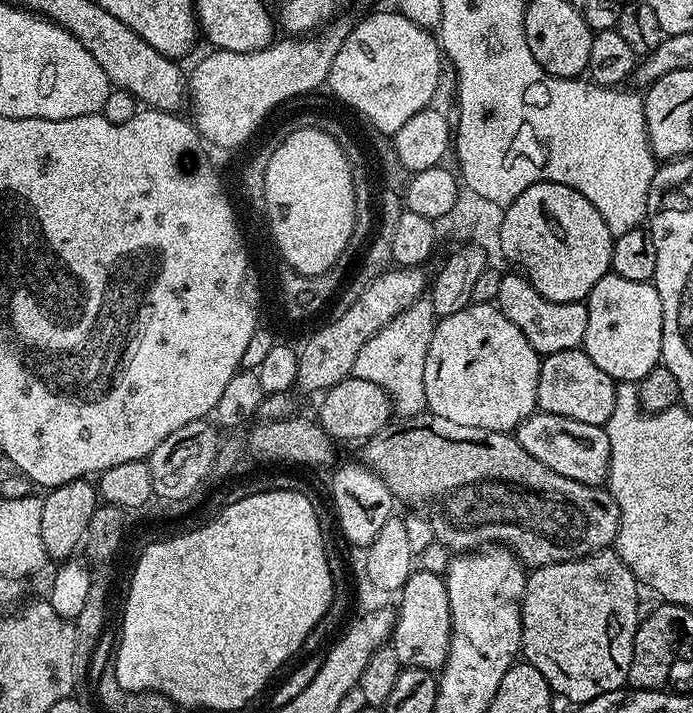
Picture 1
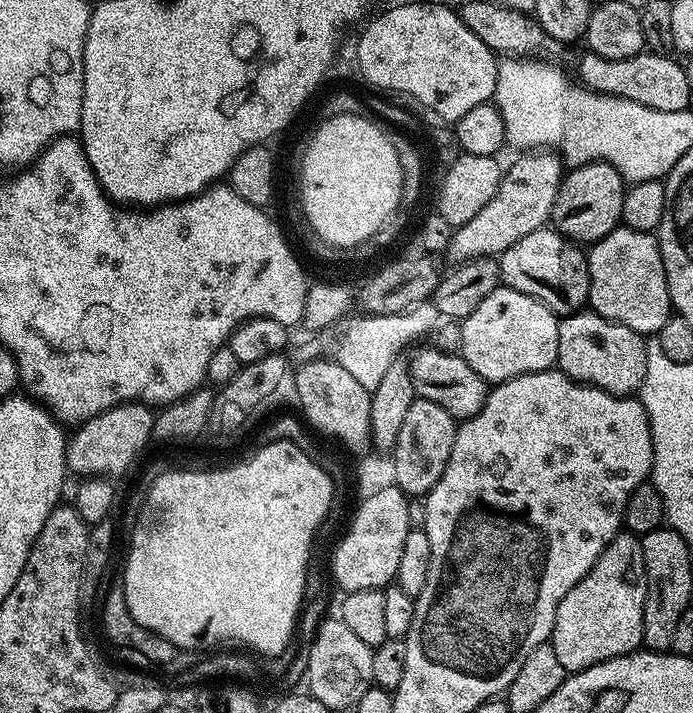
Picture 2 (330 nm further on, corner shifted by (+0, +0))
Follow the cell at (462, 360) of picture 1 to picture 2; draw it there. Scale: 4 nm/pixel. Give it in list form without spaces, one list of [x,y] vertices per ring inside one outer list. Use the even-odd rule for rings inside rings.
[[[501,286],[486,294],[478,310],[460,324],[462,346],[459,355],[470,362],[474,374],[492,386],[522,374],[545,372],[556,364],[559,325],[556,313],[545,304],[530,298],[530,294],[518,294],[518,290]]]

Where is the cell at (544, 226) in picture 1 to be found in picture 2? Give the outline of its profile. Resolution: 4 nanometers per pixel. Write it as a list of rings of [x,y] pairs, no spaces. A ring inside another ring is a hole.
[[[599,160],[593,164],[582,164],[573,167],[560,182],[560,189],[556,195],[556,201],[552,207],[551,227],[561,232],[568,240],[581,246],[591,246],[597,240],[606,238],[621,223],[622,202],[626,191],[626,181],[620,177],[618,170],[606,162]]]

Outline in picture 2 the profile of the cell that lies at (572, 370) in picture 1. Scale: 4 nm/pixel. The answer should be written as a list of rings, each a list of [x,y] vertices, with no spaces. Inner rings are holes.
[[[581,310],[560,320],[556,364],[559,371],[580,384],[601,388],[615,396],[639,393],[646,378],[647,353],[645,337],[630,330],[630,326],[602,318],[597,312]]]

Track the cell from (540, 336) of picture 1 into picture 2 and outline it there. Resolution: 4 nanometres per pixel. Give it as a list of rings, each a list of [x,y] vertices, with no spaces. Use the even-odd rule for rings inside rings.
[[[551,226],[534,230],[534,234],[526,234],[526,238],[518,238],[514,246],[500,253],[500,283],[503,287],[518,290],[518,294],[530,294],[538,302],[542,302],[557,317],[563,318],[579,312],[588,304],[590,290],[590,274],[588,273],[588,258],[581,245],[568,240],[561,232]]]

